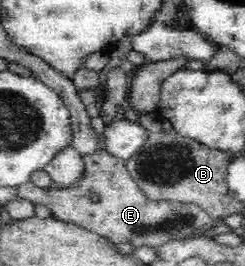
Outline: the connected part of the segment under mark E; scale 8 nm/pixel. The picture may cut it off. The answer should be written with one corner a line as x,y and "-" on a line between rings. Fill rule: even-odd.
101,147
83,156
83,161
85,161
84,178
79,185
47,193
45,188
25,182
16,187
19,197
33,204
46,206
55,218
95,232
107,238
113,245
130,242
134,245
134,250
142,246
156,250
161,244
167,244
175,238
202,236
204,231
219,224
219,219
209,217
195,204
169,201
155,203
147,199
141,188
131,179
126,161
113,156

